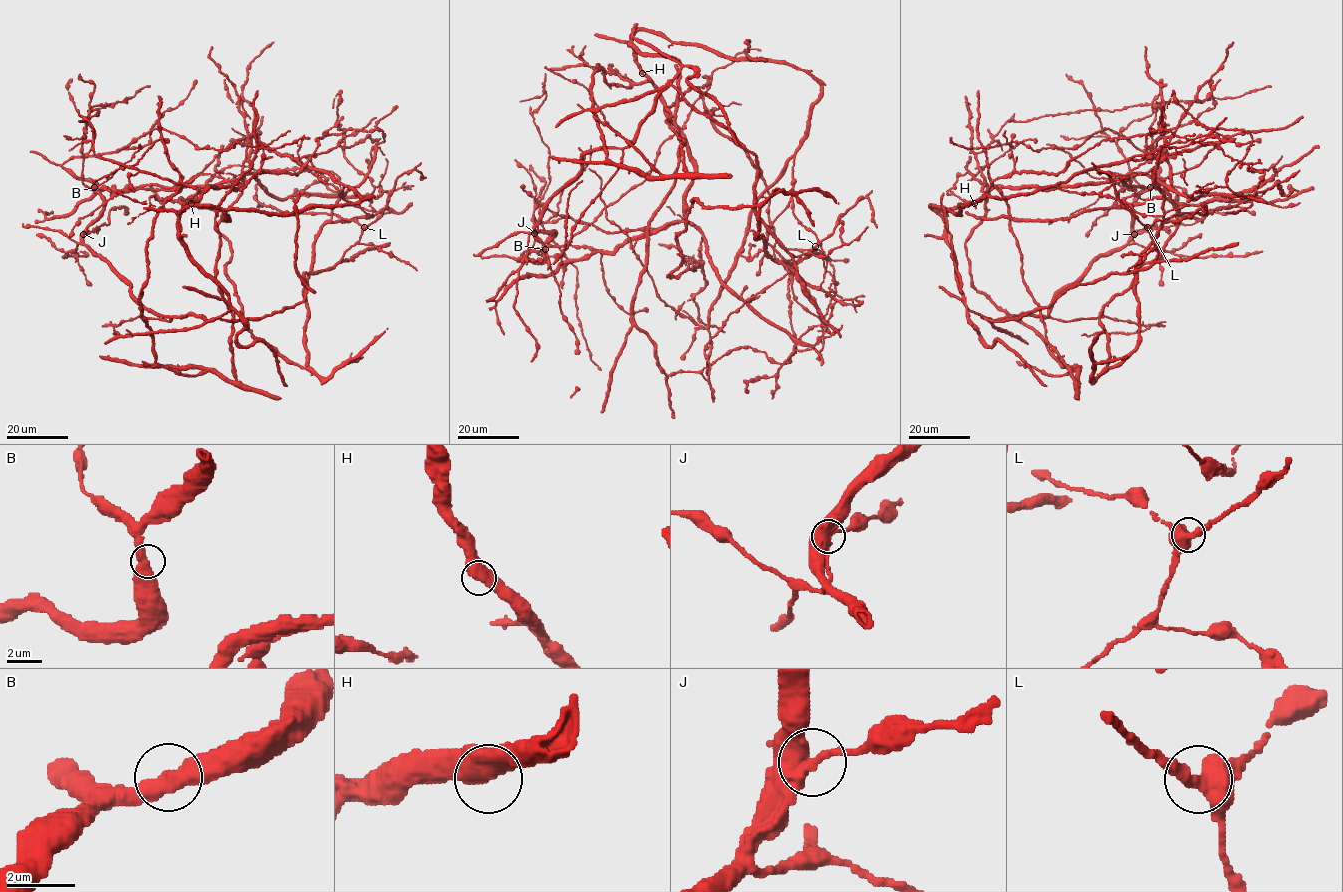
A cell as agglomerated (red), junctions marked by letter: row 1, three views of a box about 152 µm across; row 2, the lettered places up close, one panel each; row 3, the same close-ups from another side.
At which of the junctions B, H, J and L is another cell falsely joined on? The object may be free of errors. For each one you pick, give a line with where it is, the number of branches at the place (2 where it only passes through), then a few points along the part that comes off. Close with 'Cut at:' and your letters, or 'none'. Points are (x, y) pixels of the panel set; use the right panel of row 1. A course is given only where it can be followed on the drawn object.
Cut at: none

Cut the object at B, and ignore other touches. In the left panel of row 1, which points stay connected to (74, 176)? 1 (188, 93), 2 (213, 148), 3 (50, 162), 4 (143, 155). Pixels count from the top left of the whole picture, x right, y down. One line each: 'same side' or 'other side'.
1: same side
2: same side
3: same side
4: other side

